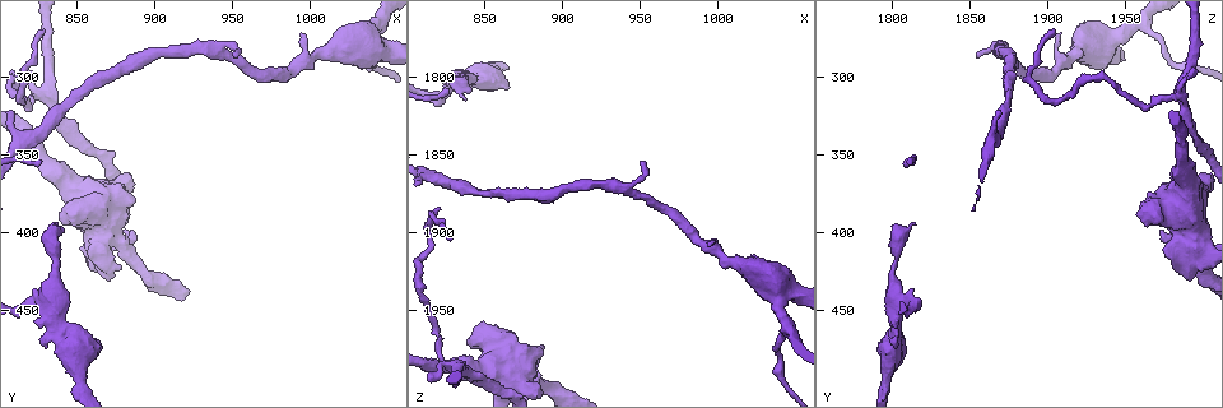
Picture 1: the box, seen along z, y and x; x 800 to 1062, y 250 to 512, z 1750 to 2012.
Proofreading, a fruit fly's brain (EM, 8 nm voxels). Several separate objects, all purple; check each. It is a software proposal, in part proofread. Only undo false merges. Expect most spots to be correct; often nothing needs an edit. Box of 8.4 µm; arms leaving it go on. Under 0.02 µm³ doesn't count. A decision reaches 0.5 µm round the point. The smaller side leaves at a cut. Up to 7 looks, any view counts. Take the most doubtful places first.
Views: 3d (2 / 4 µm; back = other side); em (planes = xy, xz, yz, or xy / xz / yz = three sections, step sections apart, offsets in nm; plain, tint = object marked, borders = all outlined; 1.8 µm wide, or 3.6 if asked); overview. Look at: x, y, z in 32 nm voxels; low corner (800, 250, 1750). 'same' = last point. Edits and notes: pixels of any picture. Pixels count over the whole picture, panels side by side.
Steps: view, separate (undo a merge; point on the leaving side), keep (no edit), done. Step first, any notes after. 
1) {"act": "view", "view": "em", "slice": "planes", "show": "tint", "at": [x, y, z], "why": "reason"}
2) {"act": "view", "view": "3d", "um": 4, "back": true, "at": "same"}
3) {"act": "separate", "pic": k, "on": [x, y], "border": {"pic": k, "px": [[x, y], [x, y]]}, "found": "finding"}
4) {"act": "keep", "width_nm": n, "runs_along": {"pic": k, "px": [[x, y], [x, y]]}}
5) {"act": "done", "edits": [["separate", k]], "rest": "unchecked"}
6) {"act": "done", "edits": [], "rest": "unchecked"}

{"act": "view", "view": "3d", "um": 2, "at": [832, 312, 1984], "why": "sharp bend"}

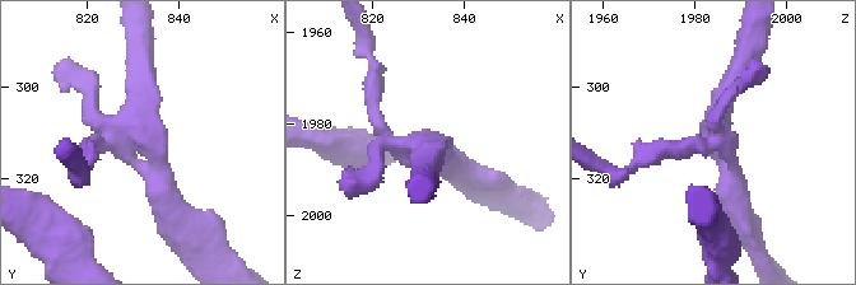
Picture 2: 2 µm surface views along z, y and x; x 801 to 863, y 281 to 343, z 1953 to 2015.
{"act": "view", "view": "em", "slice": "planes", "show": "tint", "at": [832, 310, 1985], "why": "need the tissue"}

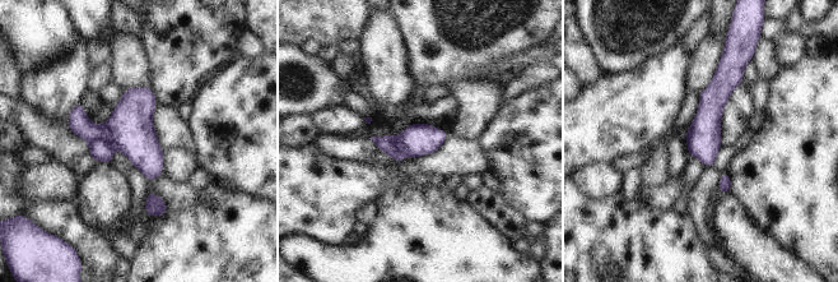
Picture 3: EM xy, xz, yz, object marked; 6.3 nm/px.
{"act": "keep", "runs_along": {"pic": 3, "px": [[725, 68], [707, 120], [707, 163]]}, "found": "all the same cell"}

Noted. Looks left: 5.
{"act": "view", "view": "3d", "um": 2, "at": [884, 414, 1998], "why": "sudden change in width"}

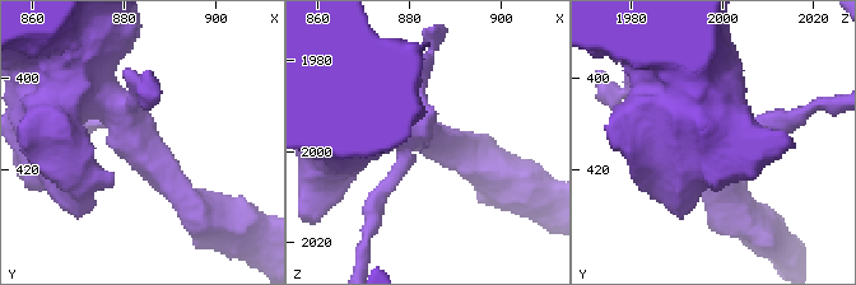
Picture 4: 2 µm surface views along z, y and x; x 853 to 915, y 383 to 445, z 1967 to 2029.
{"act": "view", "view": "em", "slice": "xy", "step": 16, "show": "tint", "at": [884, 415, 1997], "why": "need the tissue"}

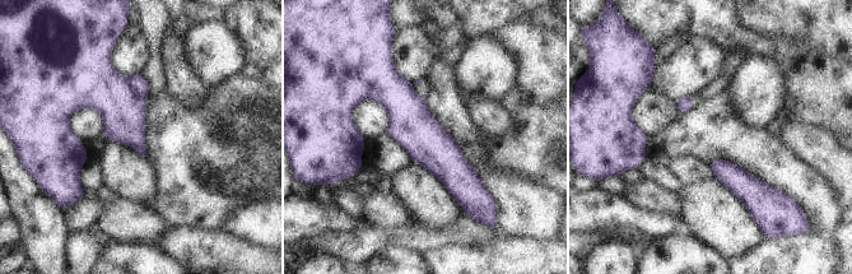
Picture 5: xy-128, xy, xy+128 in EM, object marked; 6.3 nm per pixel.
{"act": "view", "view": "em", "slice": "planes", "show": "tint", "at": "same", "why": "another direction"}

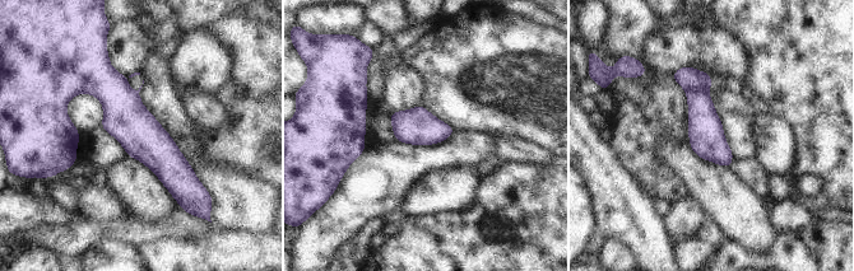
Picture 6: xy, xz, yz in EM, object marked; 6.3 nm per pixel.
{"act": "separate", "pic": 6, "on": [690, 79], "width_nm": 220, "border": {"pic": 6, "px": [[704, 89], [686, 92]]}, "found": "a second cell is stuck on"}

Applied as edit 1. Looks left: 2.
{"act": "done", "edits": [["separate", 6]], "rest": "unchecked"}

